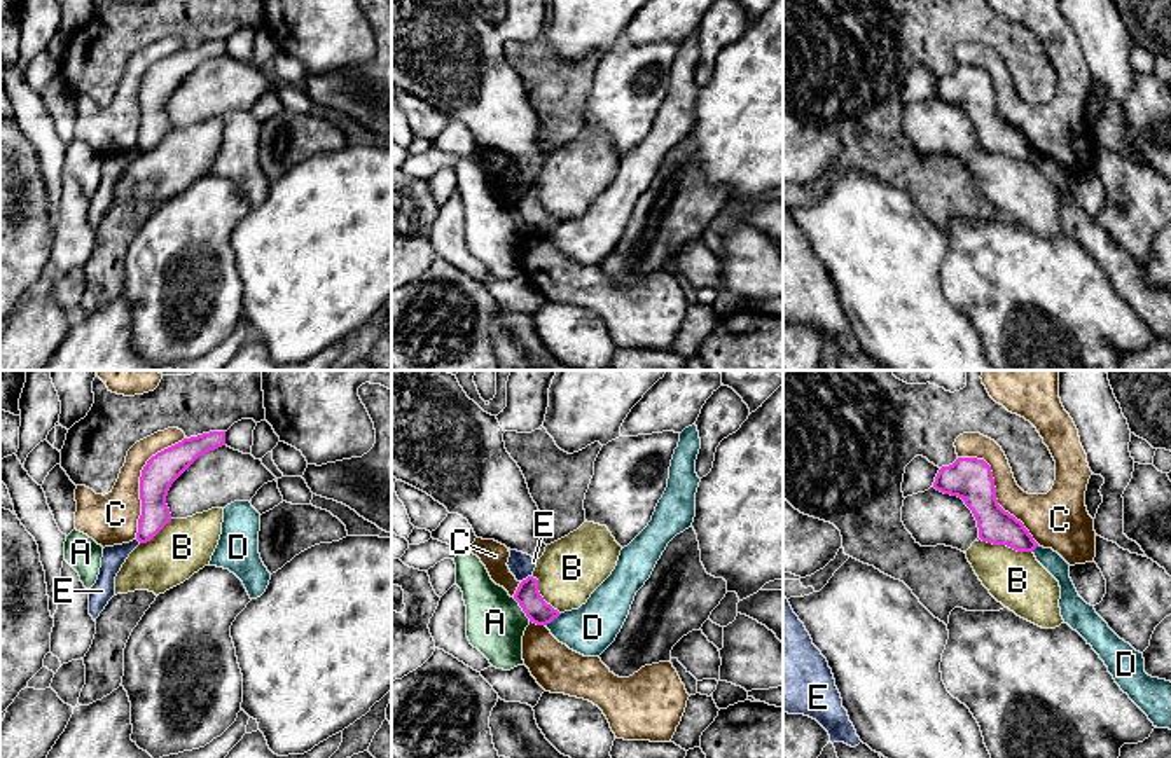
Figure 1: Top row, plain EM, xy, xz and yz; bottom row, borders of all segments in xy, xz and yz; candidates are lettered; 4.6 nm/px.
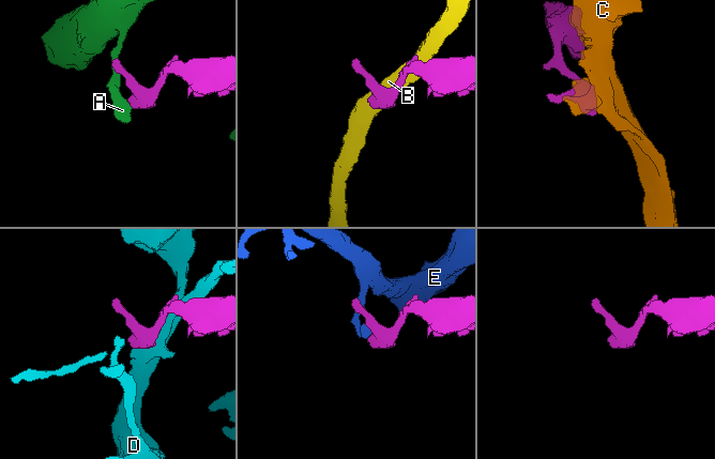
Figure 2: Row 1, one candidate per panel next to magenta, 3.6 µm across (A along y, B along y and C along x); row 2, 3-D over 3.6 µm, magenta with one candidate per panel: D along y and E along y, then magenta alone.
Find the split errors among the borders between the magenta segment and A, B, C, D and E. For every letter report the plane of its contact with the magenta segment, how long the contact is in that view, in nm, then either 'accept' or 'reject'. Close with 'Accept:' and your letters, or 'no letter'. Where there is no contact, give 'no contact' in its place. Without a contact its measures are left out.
A: xz | 140 nm | reject
B: yz | 240 nm | reject
C: xy | 550 nm | reject
D: xz | 100 nm | reject
E: xz | 60 nm | reject
Accept: no letter

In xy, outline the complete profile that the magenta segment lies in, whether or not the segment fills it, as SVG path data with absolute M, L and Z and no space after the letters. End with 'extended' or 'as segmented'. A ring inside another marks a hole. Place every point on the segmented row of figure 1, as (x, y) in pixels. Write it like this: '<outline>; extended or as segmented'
M210 431L182 442L152 456L142 470L136 540L150 541L170 520L166 496L171 484L203 454L225 445L225 431Z; as segmented

